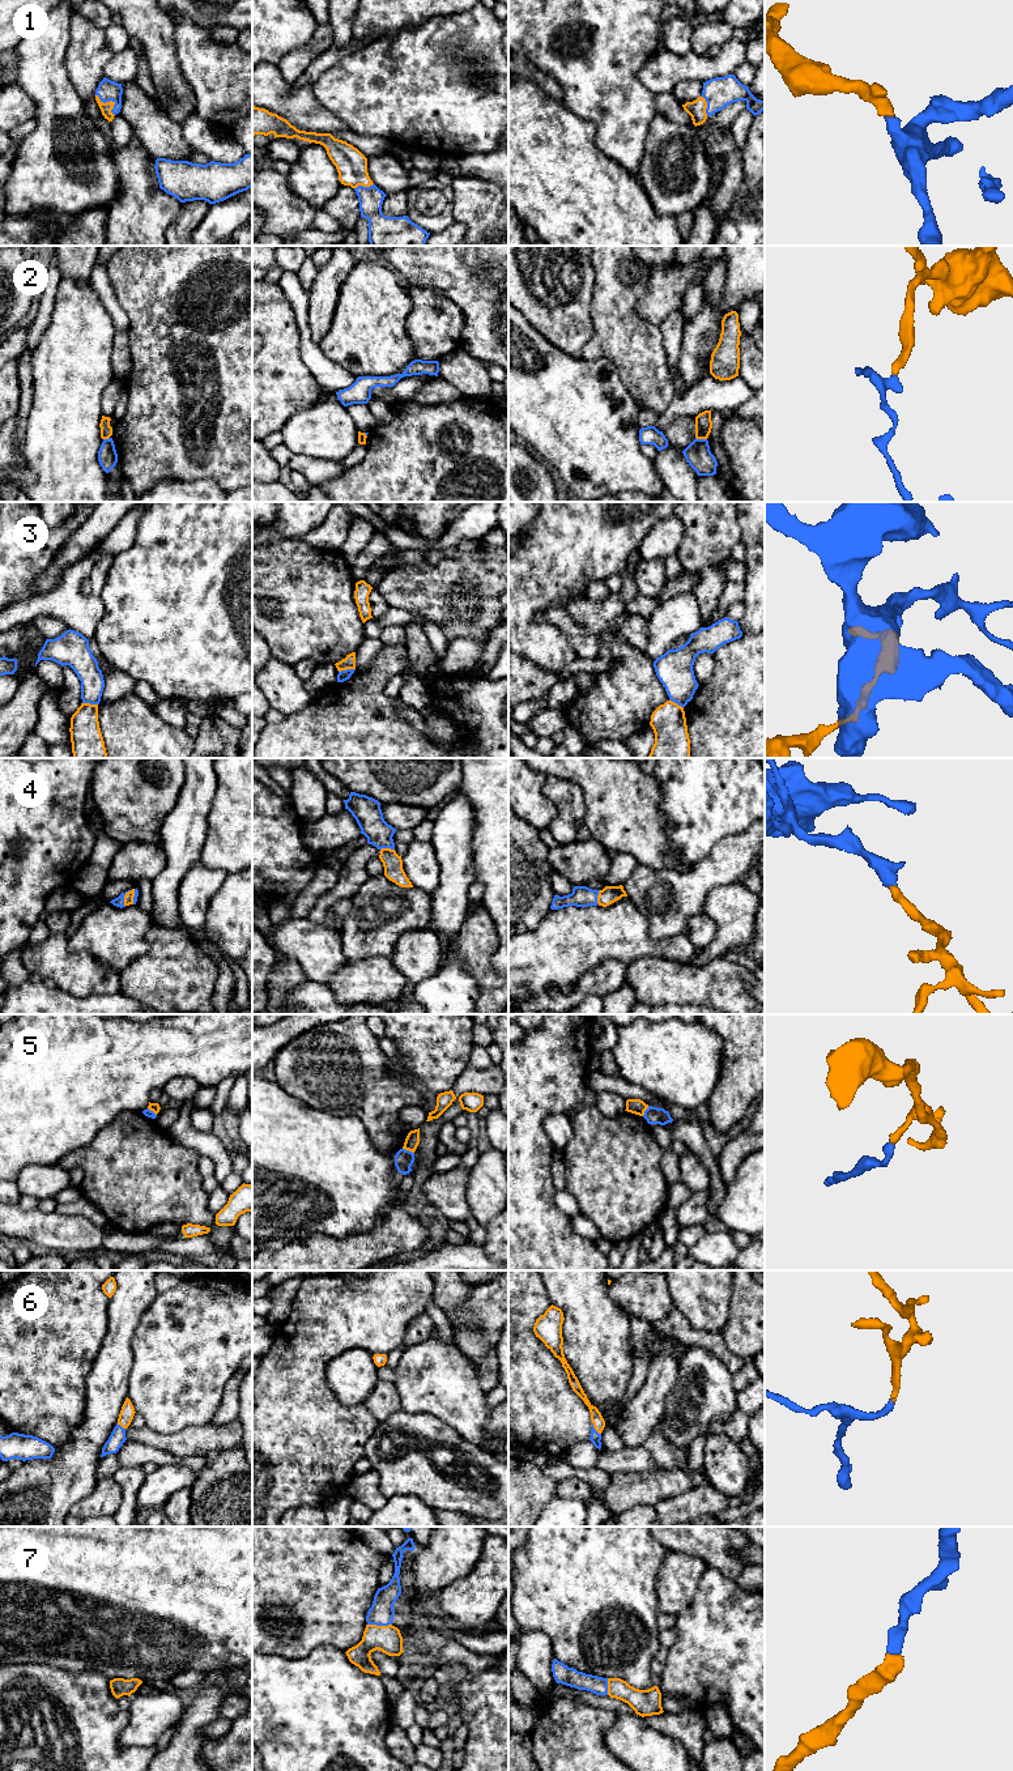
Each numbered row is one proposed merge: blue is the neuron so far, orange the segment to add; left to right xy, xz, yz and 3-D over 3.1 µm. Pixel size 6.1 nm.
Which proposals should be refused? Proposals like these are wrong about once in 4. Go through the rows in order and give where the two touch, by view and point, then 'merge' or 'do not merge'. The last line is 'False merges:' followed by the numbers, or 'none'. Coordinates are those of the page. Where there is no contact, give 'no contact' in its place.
1: contact xy (111, 99); merge
2: contact yz (701, 439); do not merge
3: contact xz (347, 669); do not merge
4: contact xy (123, 898); merge
5: contact xz (408, 1150); do not merge
6: contact yz (594, 1429); merge
7: contact xz (379, 1625); merge
False merges: 2, 3, 5

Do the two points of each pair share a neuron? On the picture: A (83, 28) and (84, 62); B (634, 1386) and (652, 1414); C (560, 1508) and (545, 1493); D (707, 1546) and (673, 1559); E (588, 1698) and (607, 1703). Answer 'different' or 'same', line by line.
A: same
B: different
C: different
D: different
E: same

